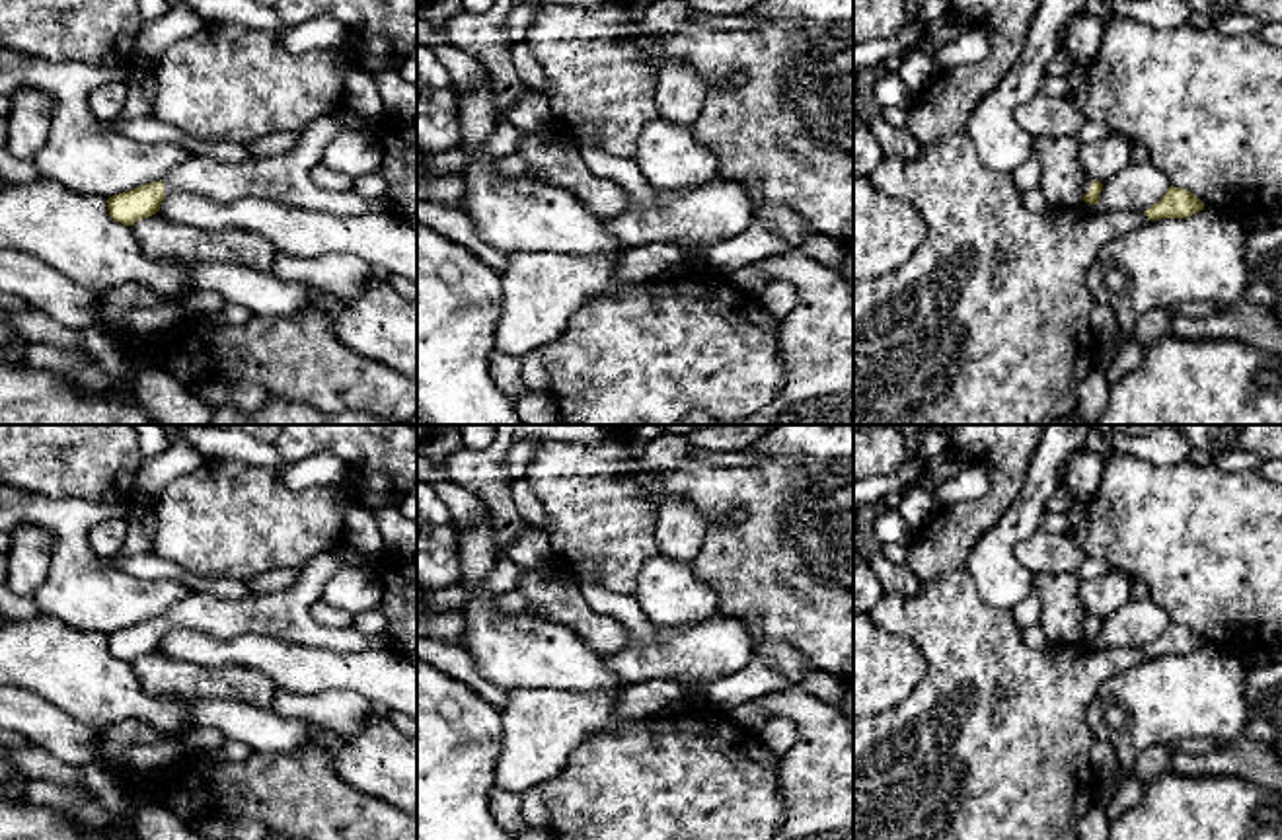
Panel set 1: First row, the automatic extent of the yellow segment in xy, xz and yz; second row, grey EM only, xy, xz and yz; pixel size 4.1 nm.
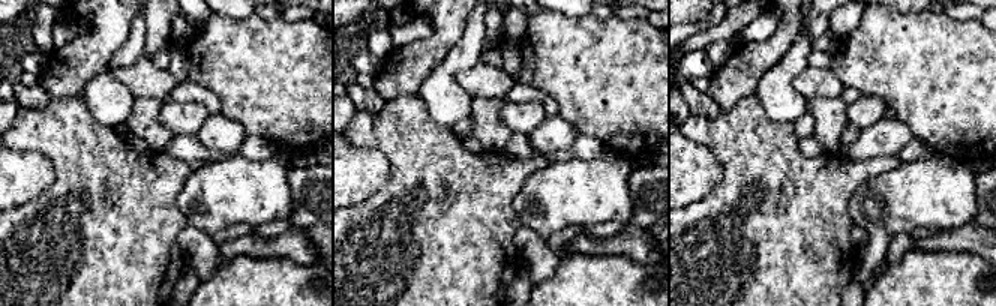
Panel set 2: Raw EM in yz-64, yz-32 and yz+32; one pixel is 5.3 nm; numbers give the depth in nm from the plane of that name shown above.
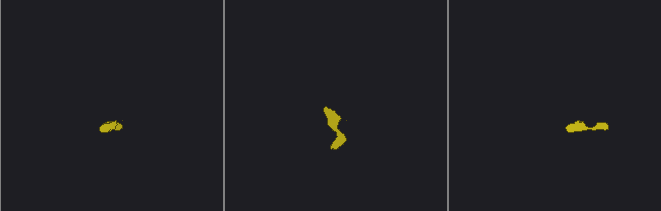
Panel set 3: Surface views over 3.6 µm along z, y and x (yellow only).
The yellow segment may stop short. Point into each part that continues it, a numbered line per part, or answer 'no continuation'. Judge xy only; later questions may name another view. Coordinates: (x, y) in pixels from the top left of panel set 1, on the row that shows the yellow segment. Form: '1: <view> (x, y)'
1: xy (287, 178)

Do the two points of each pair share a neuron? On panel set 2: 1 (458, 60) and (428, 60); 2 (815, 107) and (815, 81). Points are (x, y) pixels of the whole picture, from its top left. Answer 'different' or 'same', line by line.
1: different
2: different

